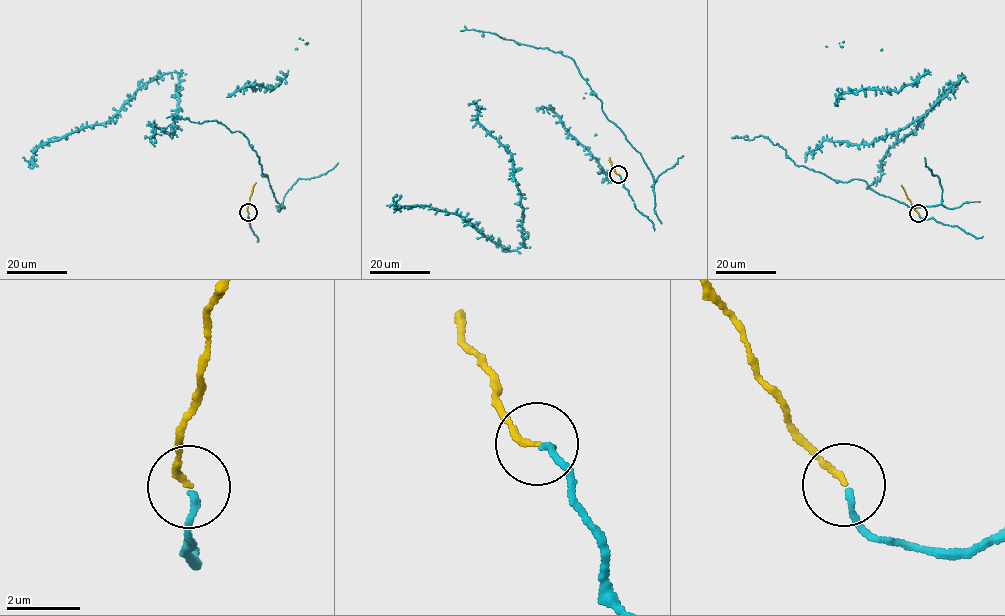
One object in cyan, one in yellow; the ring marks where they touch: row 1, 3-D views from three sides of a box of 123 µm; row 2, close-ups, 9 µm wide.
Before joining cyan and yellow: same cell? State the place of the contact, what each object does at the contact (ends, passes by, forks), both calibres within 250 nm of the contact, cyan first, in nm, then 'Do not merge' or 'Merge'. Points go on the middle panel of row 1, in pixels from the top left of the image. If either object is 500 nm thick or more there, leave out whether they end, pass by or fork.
Place: (618, 174). At the ring cyan ends. At the ring yellow ends. Thickness 160 nm (cyan) against 170 nm. Merge

